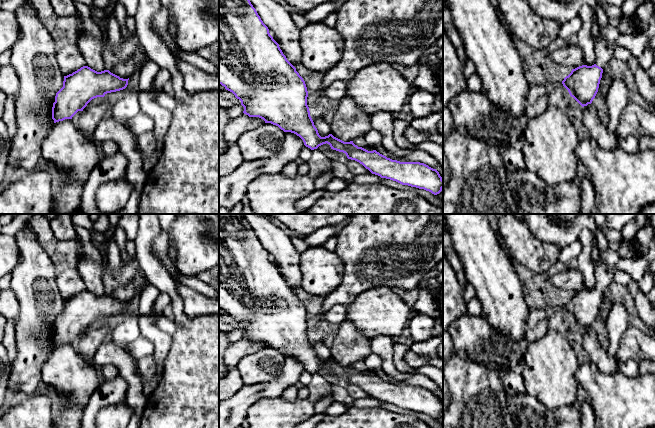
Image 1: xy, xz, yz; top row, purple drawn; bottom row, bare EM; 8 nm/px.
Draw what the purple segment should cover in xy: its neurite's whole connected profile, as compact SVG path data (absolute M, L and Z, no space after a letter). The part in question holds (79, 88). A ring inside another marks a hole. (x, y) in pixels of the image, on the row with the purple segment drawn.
M88 66L64 76L63 87L56 93L52 107L54 123L72 119L94 98L125 89L128 80L129 78L120 78L109 70L97 72Z

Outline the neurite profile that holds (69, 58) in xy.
M68 44L56 52L57 65L63 76L67 76L86 66L86 61L78 45Z

